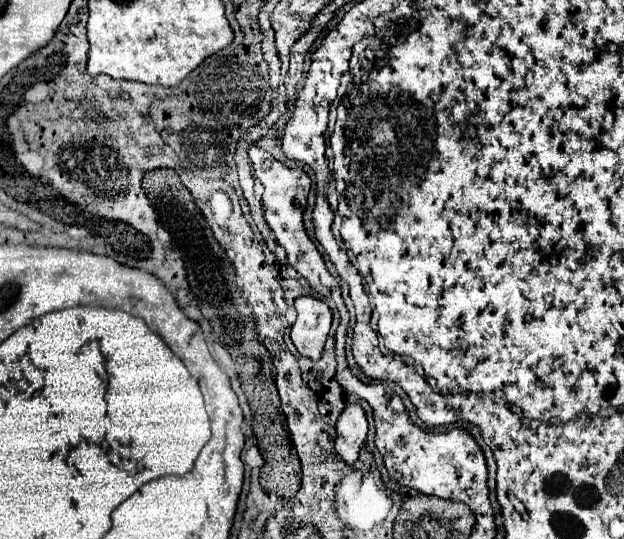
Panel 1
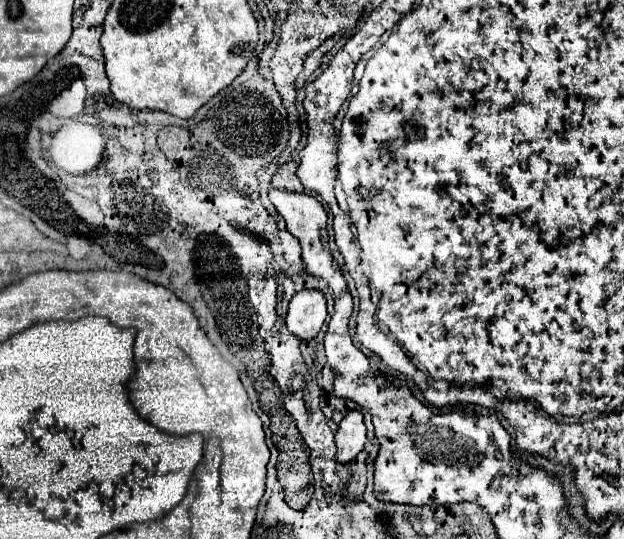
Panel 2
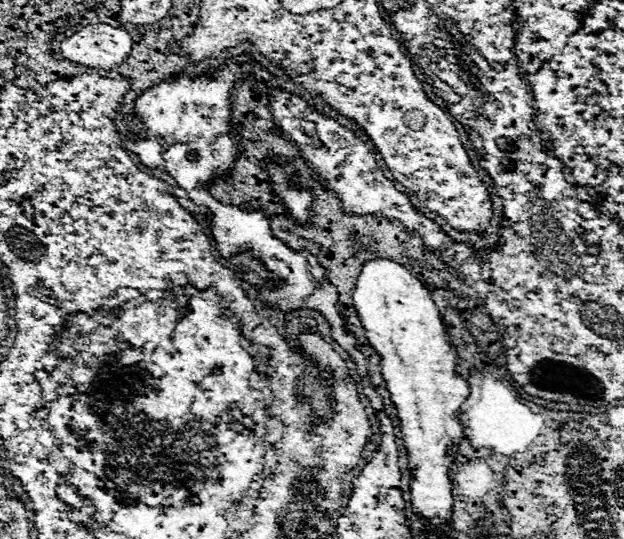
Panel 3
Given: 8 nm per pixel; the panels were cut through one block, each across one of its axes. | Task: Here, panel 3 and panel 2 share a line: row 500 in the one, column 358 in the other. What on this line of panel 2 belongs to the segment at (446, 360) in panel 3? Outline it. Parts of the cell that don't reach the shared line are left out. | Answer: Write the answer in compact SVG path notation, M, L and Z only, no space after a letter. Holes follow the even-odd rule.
M352 410L342 418L334 442L336 442L336 462L340 464L348 464L350 460L356 458L358 452L362 452L366 444L366 426L360 410Z

